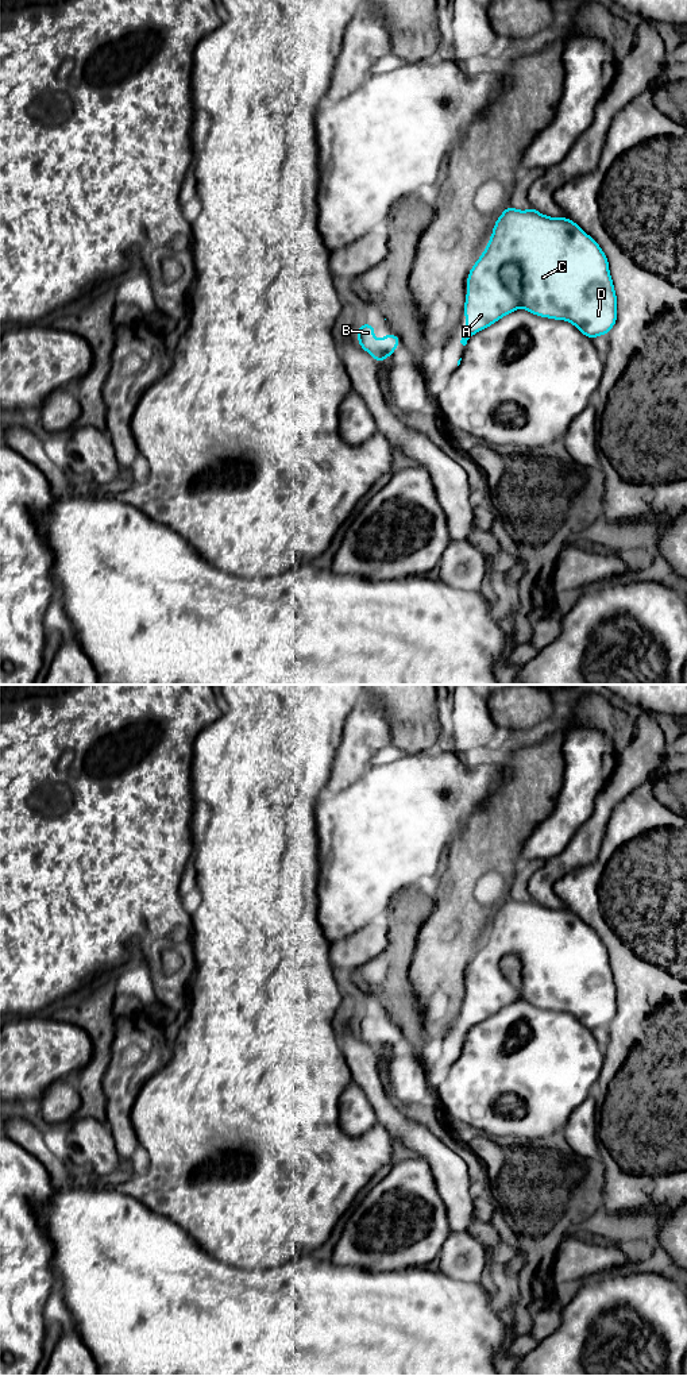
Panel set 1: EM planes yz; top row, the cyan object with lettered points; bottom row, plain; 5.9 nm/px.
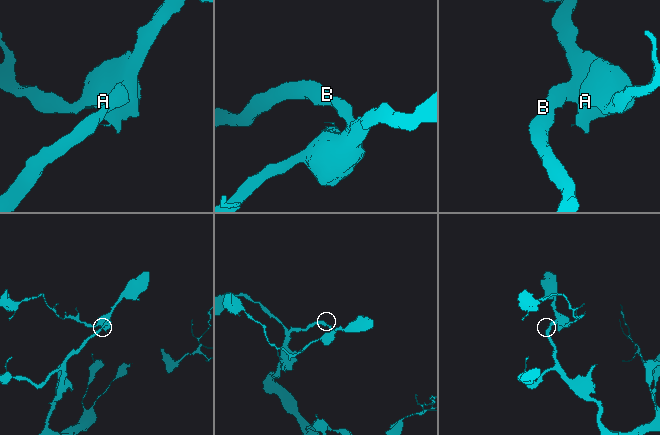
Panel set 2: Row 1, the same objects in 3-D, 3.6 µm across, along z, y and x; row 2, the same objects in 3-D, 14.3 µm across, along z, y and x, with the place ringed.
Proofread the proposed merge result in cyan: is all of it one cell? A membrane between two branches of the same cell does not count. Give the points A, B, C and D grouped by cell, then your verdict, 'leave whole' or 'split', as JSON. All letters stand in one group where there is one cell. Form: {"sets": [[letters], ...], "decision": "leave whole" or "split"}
{"sets": [["A", "B", "C", "D"]], "decision": "leave whole"}

